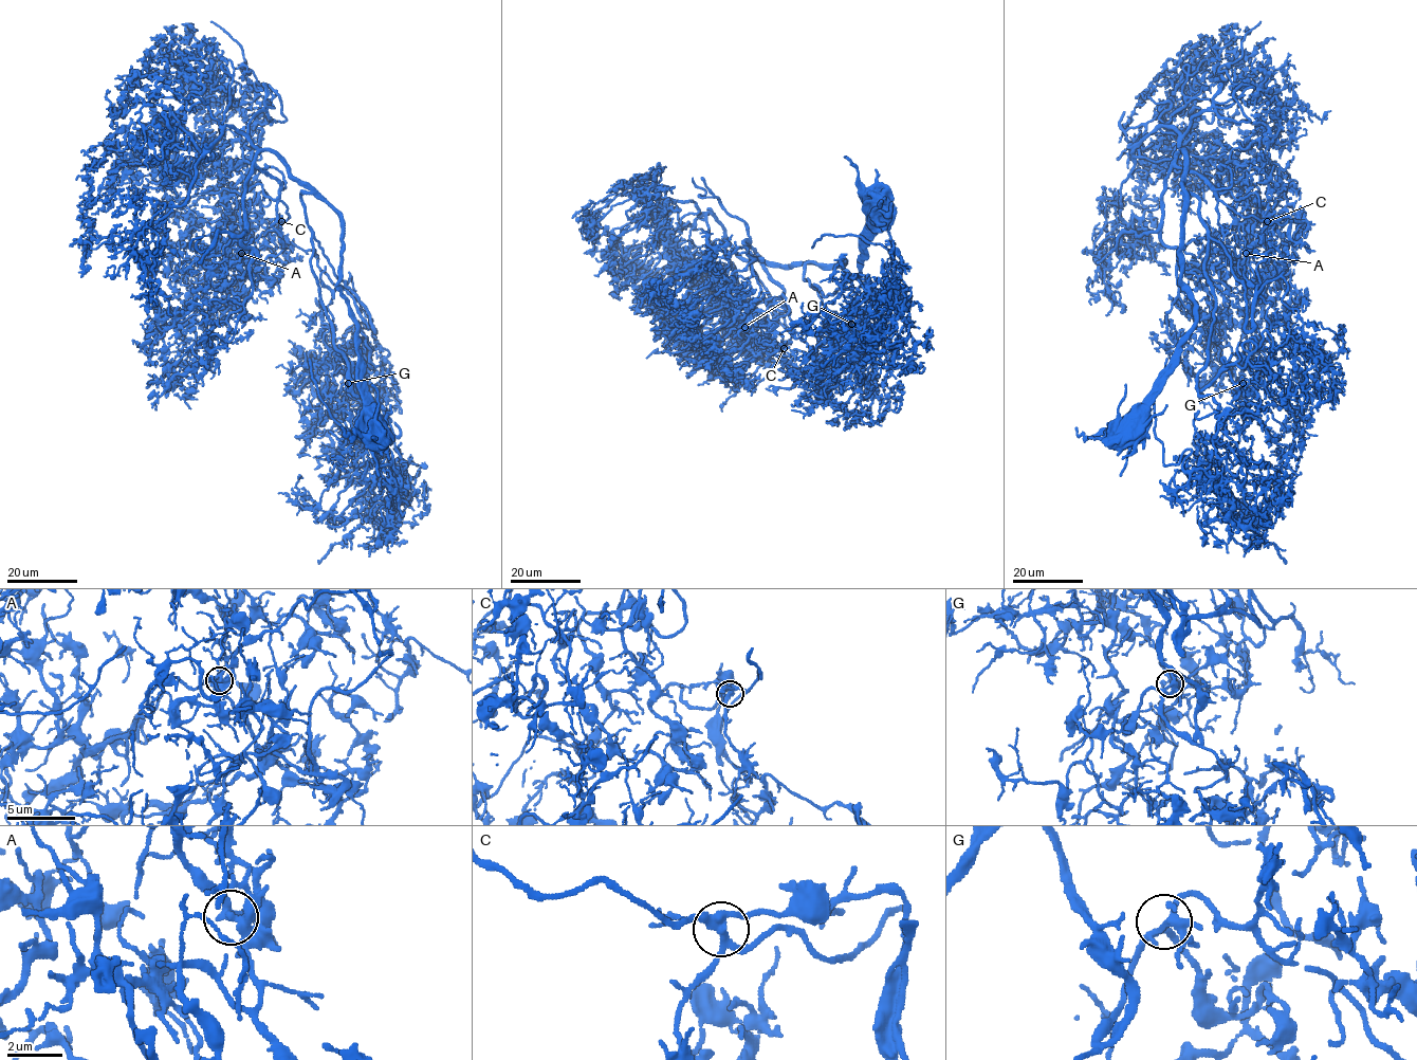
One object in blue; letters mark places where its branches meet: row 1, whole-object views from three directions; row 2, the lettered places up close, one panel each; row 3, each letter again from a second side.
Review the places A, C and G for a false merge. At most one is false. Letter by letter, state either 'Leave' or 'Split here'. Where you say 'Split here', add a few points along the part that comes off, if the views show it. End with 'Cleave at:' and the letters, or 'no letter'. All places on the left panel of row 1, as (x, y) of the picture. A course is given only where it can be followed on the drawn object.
A: Leave
C: Leave
G: Leave
Cleave at: no letter

